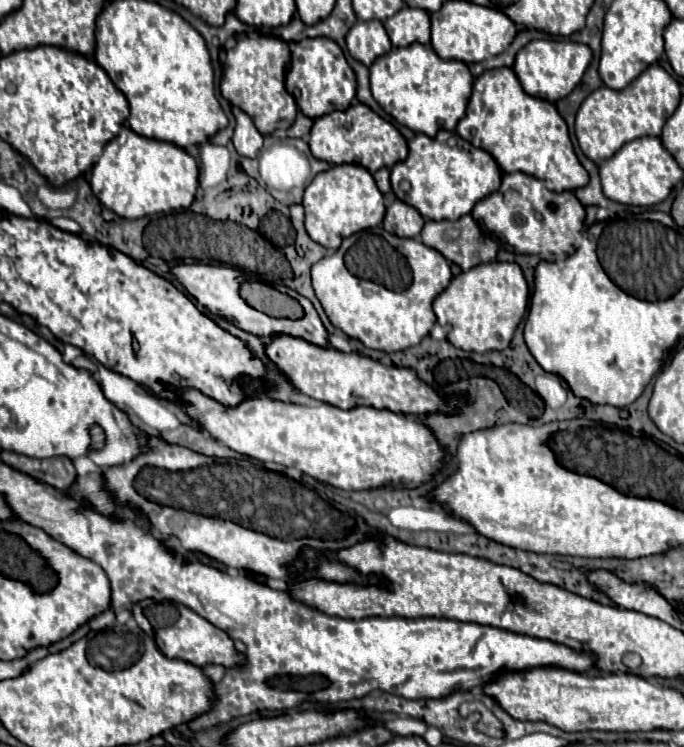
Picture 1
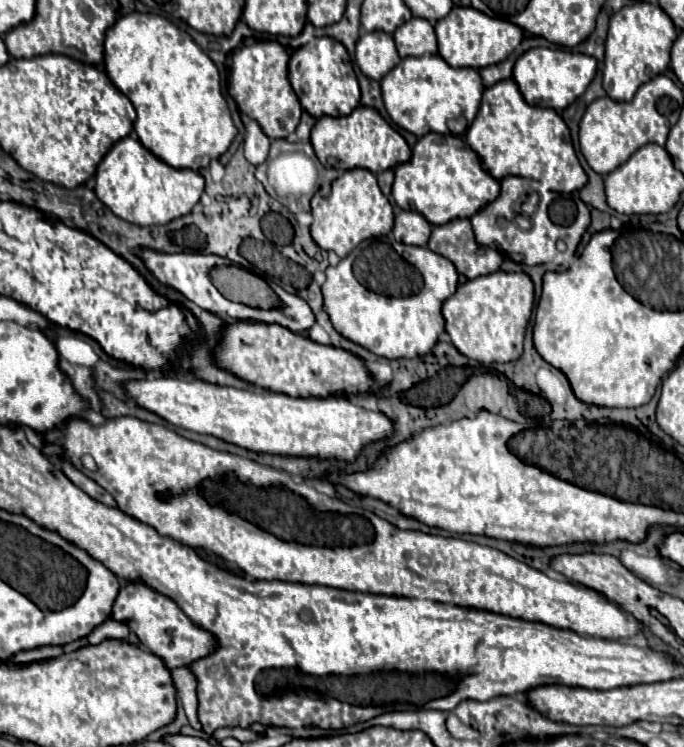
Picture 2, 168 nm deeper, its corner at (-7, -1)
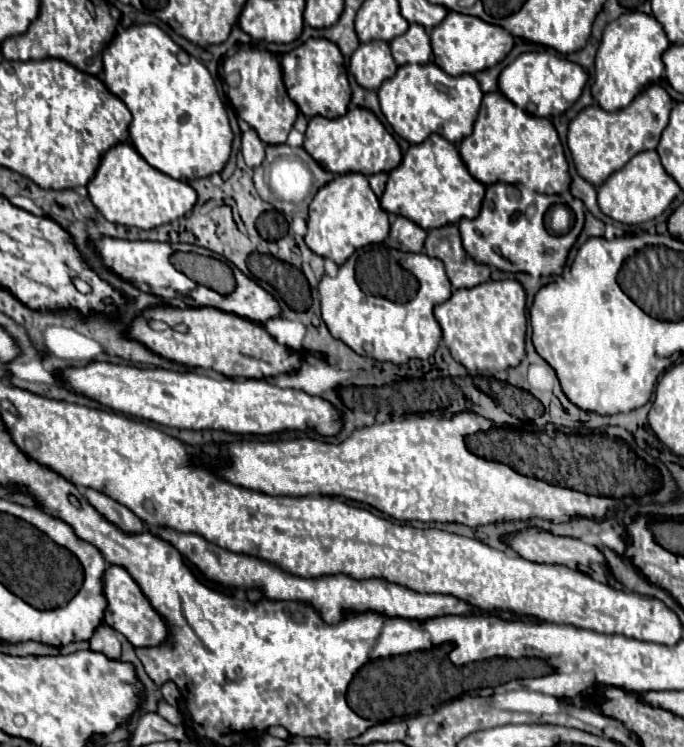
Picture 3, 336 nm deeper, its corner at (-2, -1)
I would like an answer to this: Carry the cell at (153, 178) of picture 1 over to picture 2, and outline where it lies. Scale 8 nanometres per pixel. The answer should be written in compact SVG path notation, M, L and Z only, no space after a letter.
M125 137L111 147L111 151L99 163L95 181L97 197L117 217L135 225L165 225L187 215L199 201L205 187L205 179L199 173L169 167L133 137Z

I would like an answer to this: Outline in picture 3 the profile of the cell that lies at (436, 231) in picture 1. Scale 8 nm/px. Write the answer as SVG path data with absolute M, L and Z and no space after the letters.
M458 225L430 229L424 245L426 255L444 263L452 287L474 287L490 281L490 265L476 263L462 247Z

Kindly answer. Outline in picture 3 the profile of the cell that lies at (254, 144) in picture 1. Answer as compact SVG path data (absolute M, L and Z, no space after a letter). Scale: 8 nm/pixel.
M246 129L242 133L242 155L248 167L258 167L264 161L264 149L266 145L260 141L254 129Z

